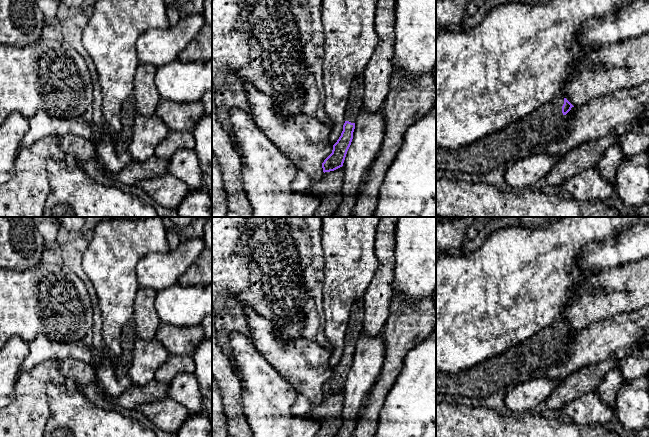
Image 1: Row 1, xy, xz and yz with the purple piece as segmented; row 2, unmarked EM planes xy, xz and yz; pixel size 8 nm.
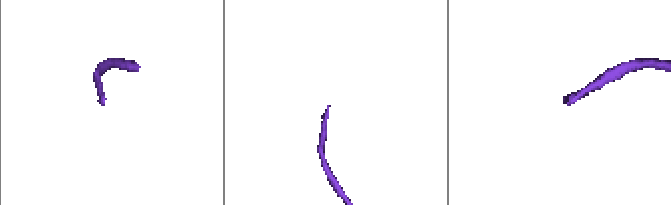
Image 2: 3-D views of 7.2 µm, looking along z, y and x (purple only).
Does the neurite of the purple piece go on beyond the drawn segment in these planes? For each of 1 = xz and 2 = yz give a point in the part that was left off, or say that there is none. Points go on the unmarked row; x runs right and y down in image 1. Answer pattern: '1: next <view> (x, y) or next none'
1: next xz (355, 328)
2: next yz (503, 372)

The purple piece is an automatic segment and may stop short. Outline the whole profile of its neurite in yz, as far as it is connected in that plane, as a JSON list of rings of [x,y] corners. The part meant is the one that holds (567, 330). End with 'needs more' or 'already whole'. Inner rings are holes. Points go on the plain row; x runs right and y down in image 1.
[[[562,319],[504,353],[459,374],[436,371],[436,394],[485,399],[531,379],[537,369],[562,361],[565,339],[574,331]]]; needs more

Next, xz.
[[[363,297],[360,298],[351,308],[343,355],[337,366],[333,369],[332,377],[322,387],[324,397],[334,395],[343,390],[347,375],[353,363],[355,345],[363,333],[363,300]]]; needs more

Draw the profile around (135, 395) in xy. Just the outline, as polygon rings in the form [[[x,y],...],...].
[[[153,379],[146,385],[132,384],[120,396],[109,398],[115,405],[135,410],[139,405],[161,400],[168,396],[168,384]]]

